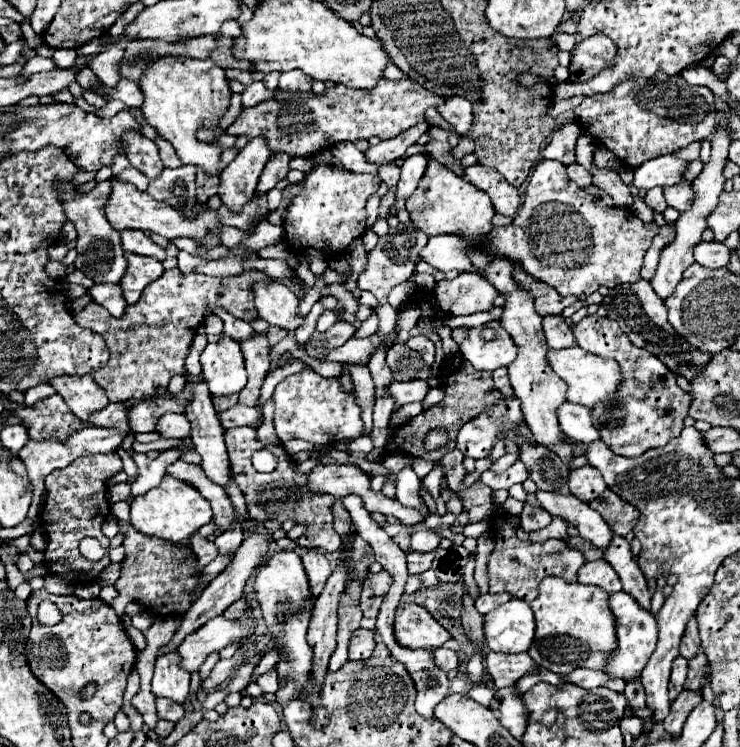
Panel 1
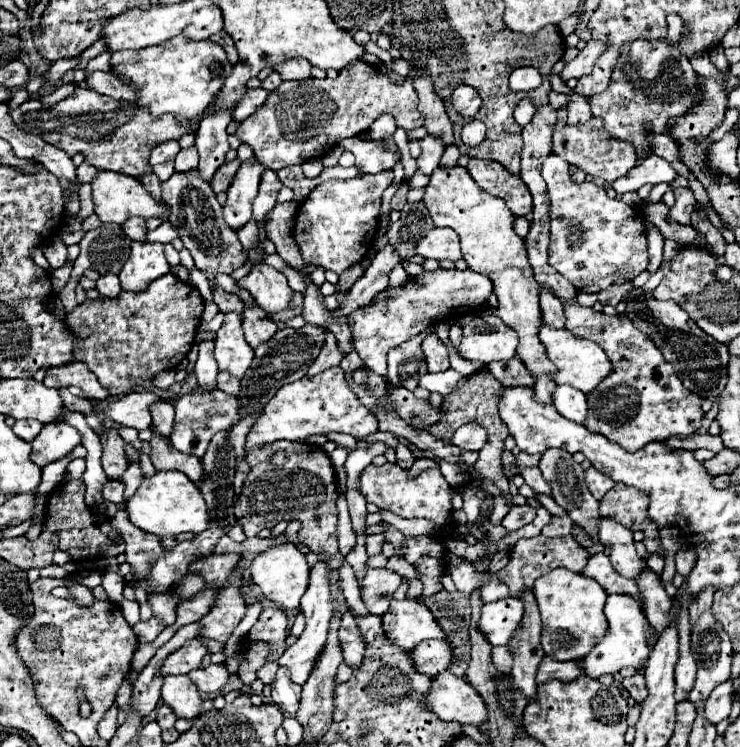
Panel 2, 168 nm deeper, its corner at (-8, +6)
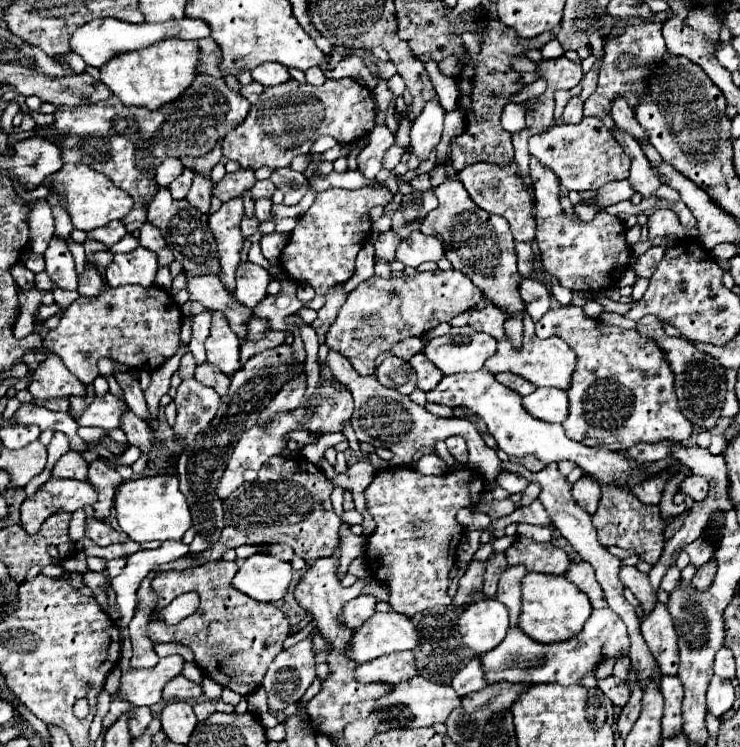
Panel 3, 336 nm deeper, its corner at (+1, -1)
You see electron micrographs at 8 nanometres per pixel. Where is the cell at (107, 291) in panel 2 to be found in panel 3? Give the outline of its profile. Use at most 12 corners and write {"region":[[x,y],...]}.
{"region":[[86,267],[78,277],[80,295],[96,297],[104,289],[102,275]]}

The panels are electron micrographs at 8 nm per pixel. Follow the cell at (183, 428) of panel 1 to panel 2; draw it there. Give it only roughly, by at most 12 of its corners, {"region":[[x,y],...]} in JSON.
{"region":[[165,400],[151,404],[155,430],[169,436],[175,408]]}

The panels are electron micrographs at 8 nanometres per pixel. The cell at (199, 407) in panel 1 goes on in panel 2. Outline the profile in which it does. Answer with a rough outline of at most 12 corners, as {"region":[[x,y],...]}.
{"region":[[213,338],[199,342],[195,374],[205,390],[217,388]]}

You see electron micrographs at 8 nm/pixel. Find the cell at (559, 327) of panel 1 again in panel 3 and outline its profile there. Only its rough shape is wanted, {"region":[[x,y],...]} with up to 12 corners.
{"region":[[520,281],[520,295],[532,321],[540,321],[550,309],[546,285]]}

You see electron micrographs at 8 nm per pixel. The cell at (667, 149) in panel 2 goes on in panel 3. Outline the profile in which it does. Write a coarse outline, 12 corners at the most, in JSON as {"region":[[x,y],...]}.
{"region":[[622,97],[612,105],[612,119],[618,129],[648,143],[646,131],[636,123],[632,109]]}

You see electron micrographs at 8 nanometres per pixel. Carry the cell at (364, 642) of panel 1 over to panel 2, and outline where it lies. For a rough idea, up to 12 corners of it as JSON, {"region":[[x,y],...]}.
{"region":[[345,612],[339,626],[343,662],[357,668],[365,642],[353,614]]}

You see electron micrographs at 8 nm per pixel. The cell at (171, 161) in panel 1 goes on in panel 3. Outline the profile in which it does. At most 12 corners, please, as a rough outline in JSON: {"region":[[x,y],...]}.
{"region":[[192,169],[170,183],[174,199],[184,199],[192,185]]}

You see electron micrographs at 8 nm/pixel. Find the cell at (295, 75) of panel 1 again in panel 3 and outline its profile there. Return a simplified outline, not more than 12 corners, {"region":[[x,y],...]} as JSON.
{"region":[[262,63],[252,69],[254,81],[266,87],[292,79],[288,67]]}

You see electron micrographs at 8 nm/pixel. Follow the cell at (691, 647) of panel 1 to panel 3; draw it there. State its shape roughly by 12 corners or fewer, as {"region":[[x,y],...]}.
{"region":[[712,559],[696,571],[694,589],[704,593],[716,577]]}

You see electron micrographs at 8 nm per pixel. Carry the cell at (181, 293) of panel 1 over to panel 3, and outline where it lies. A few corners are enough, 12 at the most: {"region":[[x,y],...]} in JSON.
{"region":[[124,285],[78,297],[44,337],[84,385],[102,357],[156,371],[180,305]]}

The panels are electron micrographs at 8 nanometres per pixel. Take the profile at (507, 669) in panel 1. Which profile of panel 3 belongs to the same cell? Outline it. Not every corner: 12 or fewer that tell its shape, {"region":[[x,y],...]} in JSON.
{"region":[[474,657],[452,679],[460,697],[480,691],[484,679],[482,659]]}

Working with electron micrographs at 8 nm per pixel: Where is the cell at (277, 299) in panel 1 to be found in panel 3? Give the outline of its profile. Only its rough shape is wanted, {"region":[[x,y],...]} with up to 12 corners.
{"region":[[246,261],[236,269],[240,303],[254,309],[268,295],[270,273]]}

